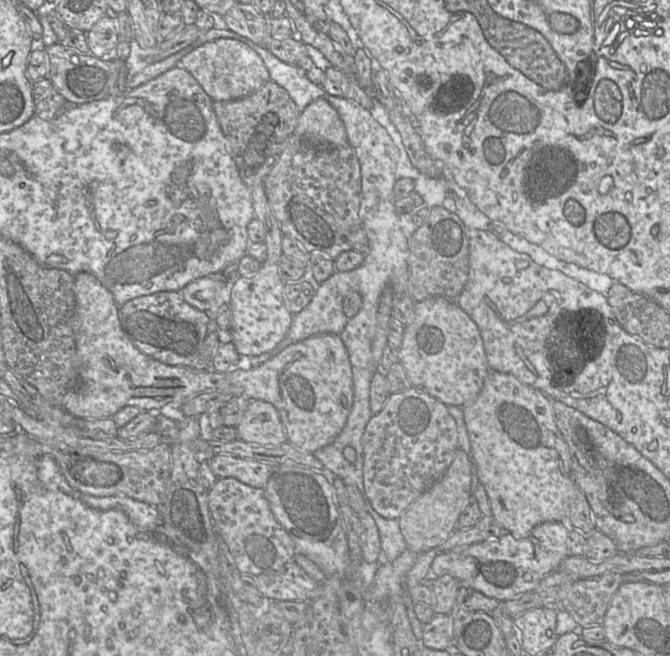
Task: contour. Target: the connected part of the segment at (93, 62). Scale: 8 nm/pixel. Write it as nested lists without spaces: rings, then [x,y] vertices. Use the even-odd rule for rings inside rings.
[[[56,43],[45,48],[50,61],[47,78],[52,87],[66,100],[67,105],[80,105],[100,100],[109,95],[109,89],[116,80],[116,63],[103,60],[92,54],[83,54],[77,49]]]

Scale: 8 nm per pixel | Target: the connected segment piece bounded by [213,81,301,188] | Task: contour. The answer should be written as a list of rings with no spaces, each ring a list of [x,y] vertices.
[[[268,81],[259,90],[245,98],[213,101],[213,108],[222,132],[229,142],[230,154],[242,181],[249,188],[263,183],[296,129],[301,113],[296,104],[283,87]]]

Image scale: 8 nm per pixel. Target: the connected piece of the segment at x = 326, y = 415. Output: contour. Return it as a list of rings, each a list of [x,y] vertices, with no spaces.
[[[80,272],[74,276],[74,294],[73,330],[80,360],[80,383],[77,388],[67,392],[60,402],[60,407],[74,417],[111,418],[125,406],[160,413],[159,410],[169,403],[185,402],[205,391],[219,391],[273,404],[284,425],[287,441],[306,453],[314,453],[332,443],[346,424],[353,404],[353,379],[349,354],[338,334],[319,334],[291,344],[272,359],[249,370],[236,368],[226,372],[216,372],[213,369],[194,371],[189,367],[166,365],[141,352],[122,329],[120,307],[112,293],[91,273]]]

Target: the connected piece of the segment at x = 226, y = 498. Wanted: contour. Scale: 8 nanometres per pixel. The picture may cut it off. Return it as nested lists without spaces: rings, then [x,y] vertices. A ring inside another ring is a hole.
[[[233,477],[218,478],[208,491],[208,506],[215,531],[224,542],[242,574],[257,576],[280,569],[294,560],[295,545],[273,515],[265,491]]]

